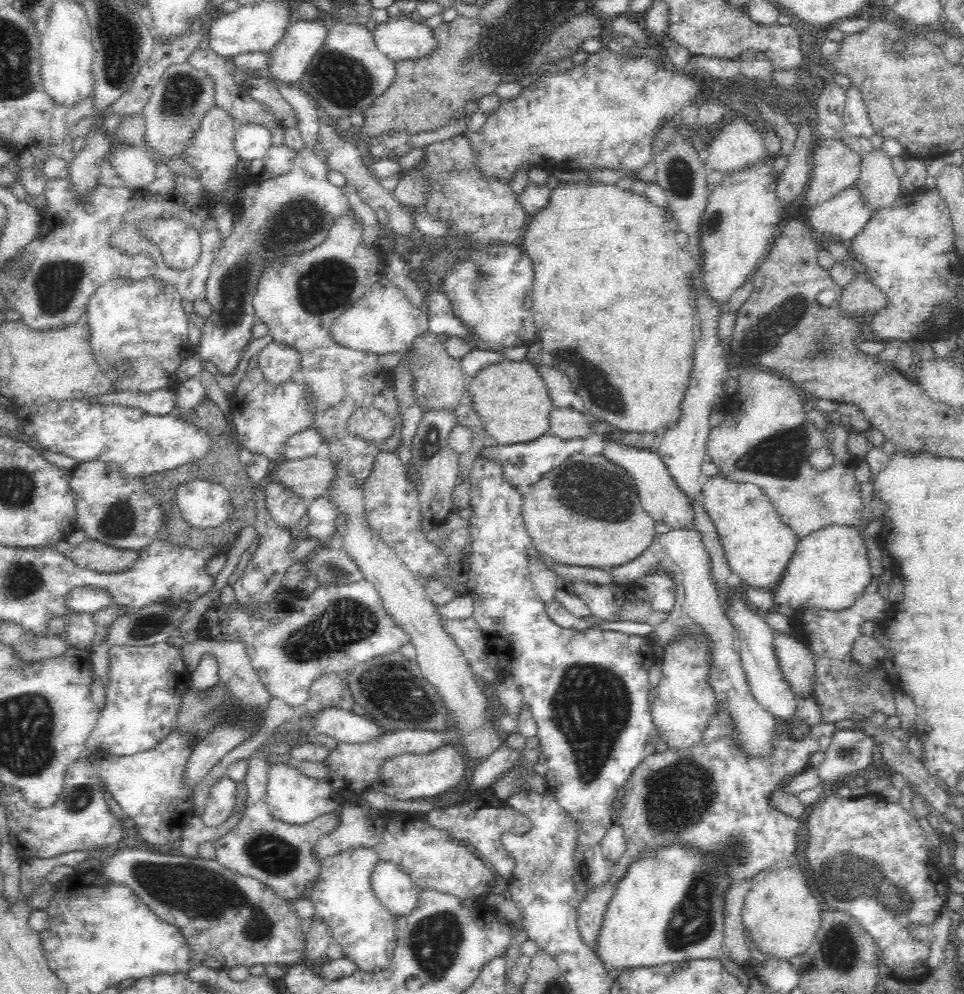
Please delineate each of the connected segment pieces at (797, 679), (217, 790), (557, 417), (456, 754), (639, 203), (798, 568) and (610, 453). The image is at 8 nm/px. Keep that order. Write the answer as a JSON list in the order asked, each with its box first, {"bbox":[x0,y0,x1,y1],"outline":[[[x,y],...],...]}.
[{"bbox":[772,626,815,696],"outline":[[[772,626],[772,650],[782,676],[795,696],[808,696],[812,690],[815,666],[808,647],[794,634]]]},{"bbox":[198,774,238,827],"outline":[[[224,774],[215,785],[211,786],[208,798],[205,800],[204,812],[198,819],[209,827],[222,824],[234,812],[236,800],[238,800],[236,781]]]},{"bbox":[548,406,592,438],"outline":[[[555,406],[550,413],[548,433],[562,438],[582,438],[590,434],[592,425],[588,413],[572,407]]]},{"bbox":[377,744,468,799],"outline":[[[455,744],[440,746],[436,752],[426,756],[404,755],[386,761],[384,768],[380,771],[377,788],[392,799],[428,799],[428,796],[440,796],[466,780],[466,774],[468,774],[466,763]]]},{"bbox":[522,182,695,435],"outline":[[[592,182],[591,185],[584,183],[567,183],[560,184],[556,189],[553,190],[551,204],[540,214],[530,217],[529,224],[526,226],[525,234],[522,236],[522,242],[524,246],[527,246],[527,251],[531,255],[532,262],[536,266],[536,280],[533,284],[533,315],[536,318],[536,326],[540,326],[540,336],[542,336],[542,344],[544,344],[544,350],[541,354],[541,360],[546,366],[556,366],[556,364],[566,370],[572,382],[574,382],[575,390],[578,395],[581,395],[583,402],[585,403],[586,411],[595,419],[600,422],[606,422],[618,430],[626,430],[626,432],[646,433],[648,435],[656,435],[657,433],[663,433],[664,431],[671,429],[673,426],[678,426],[680,419],[683,418],[683,400],[689,387],[689,380],[693,369],[693,356],[695,348],[695,318],[694,318],[694,306],[693,306],[693,292],[689,284],[688,270],[682,270],[680,268],[680,262],[678,262],[678,256],[682,252],[681,240],[678,238],[677,233],[672,231],[668,227],[669,220],[666,219],[666,211],[664,206],[656,206],[647,200],[645,195],[637,195],[631,190],[623,191],[616,184],[610,185],[605,183]]]},{"bbox":[772,523,873,610],"outline":[[[833,523],[799,539],[783,582],[772,594],[777,605],[789,605],[795,610],[806,603],[836,609],[851,606],[873,580],[864,532],[852,524]]]},{"bbox":[601,442,698,534],"outline":[[[606,442],[601,454],[604,454],[614,463],[619,463],[634,477],[636,487],[640,492],[643,509],[657,524],[664,524],[675,532],[698,534],[691,498],[680,489],[679,483],[676,483],[671,472],[668,471],[668,467],[666,467],[666,463],[664,463],[664,459],[660,457],[658,452],[651,448],[628,448],[628,446],[624,448],[622,444]]]}]

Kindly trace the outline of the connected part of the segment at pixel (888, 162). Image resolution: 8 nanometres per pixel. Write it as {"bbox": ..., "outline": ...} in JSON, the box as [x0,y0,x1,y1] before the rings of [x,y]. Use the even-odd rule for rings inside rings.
{"bbox":[856,141,902,210],"outline":[[[879,141],[870,152],[863,155],[861,173],[856,183],[871,200],[875,210],[892,202],[902,191],[892,160]]]}

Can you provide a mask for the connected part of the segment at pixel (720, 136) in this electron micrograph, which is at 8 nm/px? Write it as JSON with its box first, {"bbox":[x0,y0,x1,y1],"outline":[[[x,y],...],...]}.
{"bbox":[707,116,765,172],"outline":[[[739,116],[720,126],[720,130],[707,143],[709,170],[728,172],[760,158],[765,146],[754,122]]]}

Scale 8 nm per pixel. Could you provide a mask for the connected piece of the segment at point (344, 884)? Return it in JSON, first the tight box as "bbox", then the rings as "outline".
{"bbox":[308,846,396,971],"outline":[[[352,846],[326,854],[319,877],[308,891],[315,917],[328,924],[332,941],[343,949],[344,957],[358,963],[359,970],[380,971],[390,965],[396,947],[395,918],[381,905],[375,895],[371,876],[380,862],[378,851],[372,846]]]}

